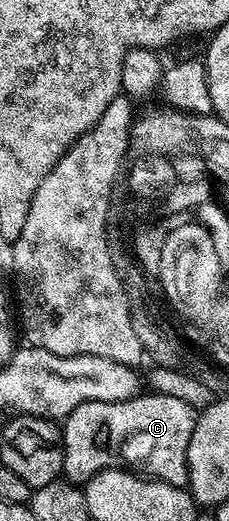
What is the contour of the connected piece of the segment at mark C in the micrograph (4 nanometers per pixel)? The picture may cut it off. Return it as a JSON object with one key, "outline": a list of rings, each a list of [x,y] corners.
{"outline":[[[141,393],[126,401],[90,401],[78,405],[62,423],[63,474],[83,485],[99,471],[116,469],[121,464],[139,469],[145,476],[161,479],[175,487],[188,487],[188,446],[196,424],[197,412],[185,401],[157,393]]]}

